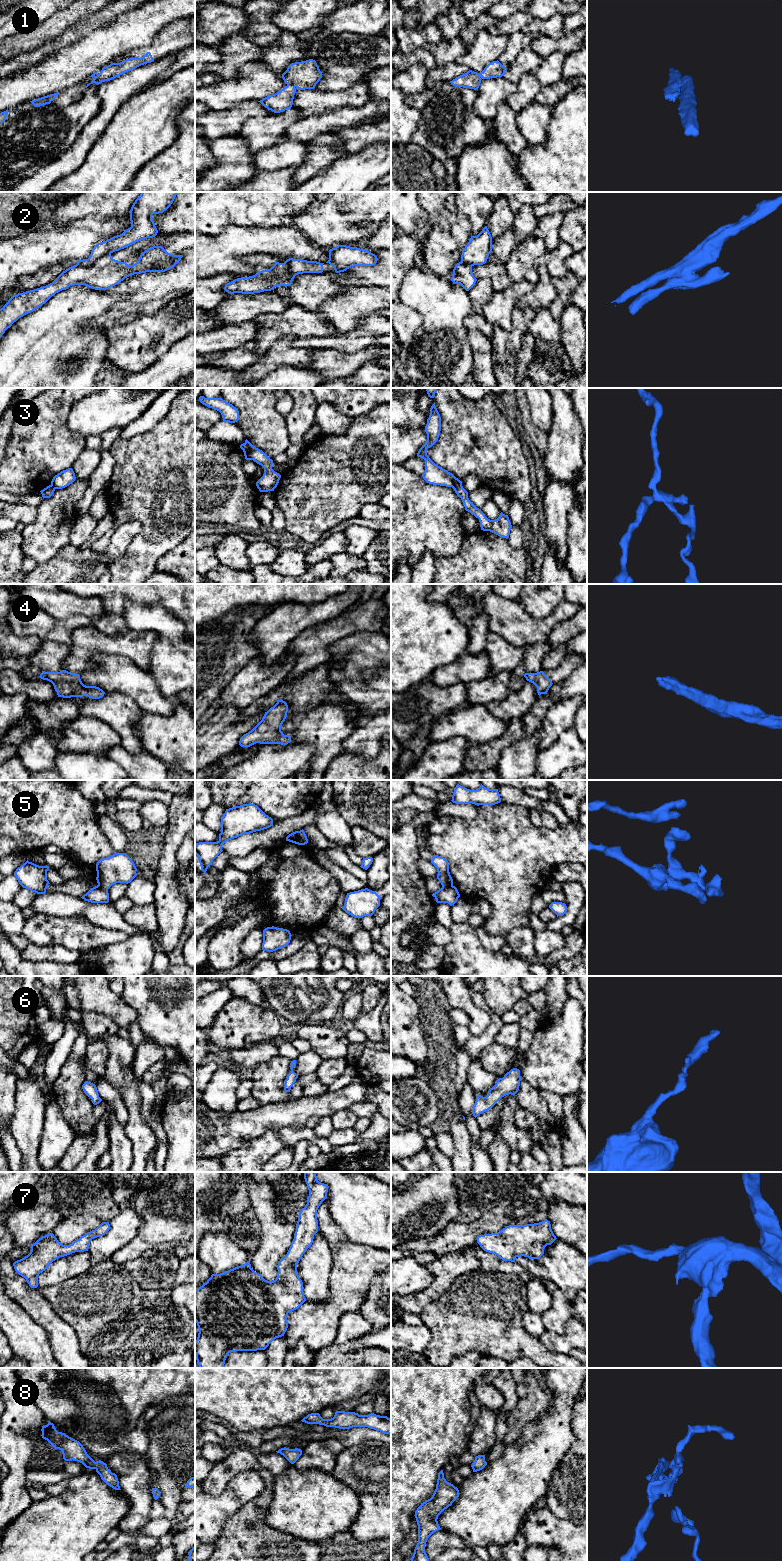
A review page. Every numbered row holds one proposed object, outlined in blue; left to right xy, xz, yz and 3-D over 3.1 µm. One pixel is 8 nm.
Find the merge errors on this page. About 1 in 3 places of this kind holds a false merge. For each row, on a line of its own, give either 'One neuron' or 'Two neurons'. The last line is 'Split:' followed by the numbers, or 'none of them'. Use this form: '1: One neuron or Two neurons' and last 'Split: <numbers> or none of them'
1: One neuron
2: Two neurons
3: Two neurons
4: One neuron
5: Two neurons
6: One neuron
7: One neuron
8: One neuron
Split: 2, 3, 5

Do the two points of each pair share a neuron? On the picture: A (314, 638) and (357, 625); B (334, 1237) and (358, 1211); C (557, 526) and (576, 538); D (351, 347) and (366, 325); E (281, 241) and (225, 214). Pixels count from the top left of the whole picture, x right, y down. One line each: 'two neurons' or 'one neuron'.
A: one neuron
B: two neurons
C: two neurons
D: one neuron
E: two neurons

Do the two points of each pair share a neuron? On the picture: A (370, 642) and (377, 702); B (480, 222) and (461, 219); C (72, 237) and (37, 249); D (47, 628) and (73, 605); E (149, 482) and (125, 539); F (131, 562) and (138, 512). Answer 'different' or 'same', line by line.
A: same
B: different
C: same
D: different
E: different
F: same

